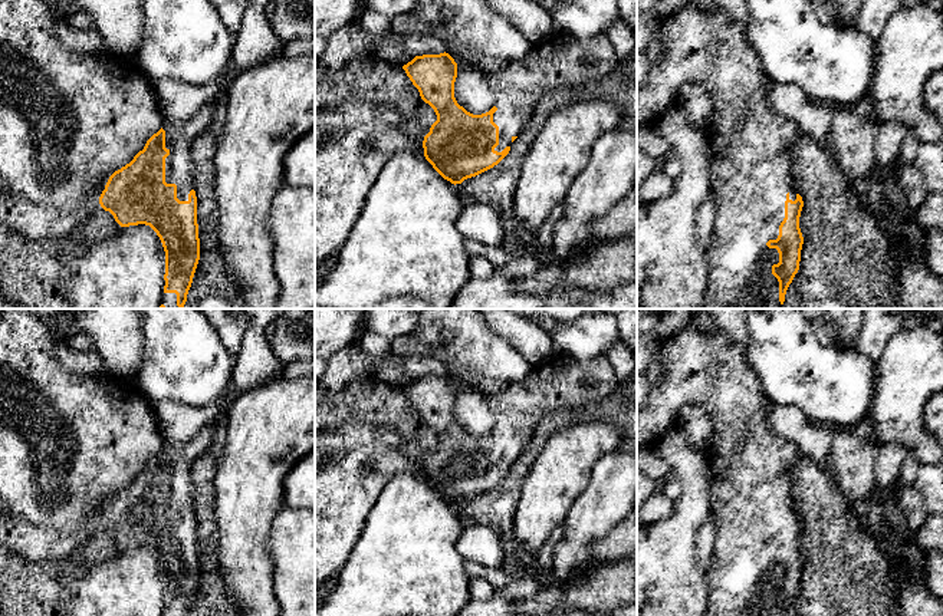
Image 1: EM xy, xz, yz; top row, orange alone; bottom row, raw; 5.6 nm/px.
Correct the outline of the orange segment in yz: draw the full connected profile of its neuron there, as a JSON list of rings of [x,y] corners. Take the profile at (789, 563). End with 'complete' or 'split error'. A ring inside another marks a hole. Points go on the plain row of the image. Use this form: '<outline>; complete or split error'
[[[697,320],[670,339],[661,340],[663,381],[650,389],[644,409],[637,415],[637,452],[657,444],[664,432],[678,424],[684,406],[702,406],[712,421],[712,442],[706,452],[710,474],[710,515],[716,524],[716,543],[707,573],[710,597],[704,616],[786,616],[799,592],[804,559],[799,538],[802,518],[794,510],[791,470],[802,455],[795,444],[776,435],[768,421],[770,401],[745,359],[745,346],[723,332],[707,335]]]; split error

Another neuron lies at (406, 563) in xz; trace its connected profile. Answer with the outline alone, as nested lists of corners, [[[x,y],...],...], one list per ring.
[[[397,474],[378,494],[364,530],[339,571],[334,592],[315,607],[315,616],[459,616],[472,600],[470,577],[456,543],[464,530],[457,510],[444,501],[426,478]]]

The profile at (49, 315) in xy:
[[[24,309],[45,320],[52,322],[55,317],[65,314],[69,309]]]

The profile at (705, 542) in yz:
[[[712,515],[699,530],[696,537],[696,560],[699,566],[707,571],[712,563],[713,551],[716,543],[716,524]]]

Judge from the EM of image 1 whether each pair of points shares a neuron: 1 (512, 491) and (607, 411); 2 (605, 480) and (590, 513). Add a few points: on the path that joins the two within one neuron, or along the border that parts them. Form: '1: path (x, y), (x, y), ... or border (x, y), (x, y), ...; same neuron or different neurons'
1: path (525, 461), (538, 440), (559, 418), (577, 415); same neuron
2: path (605, 488), (605, 497), (598, 504); same neuron

